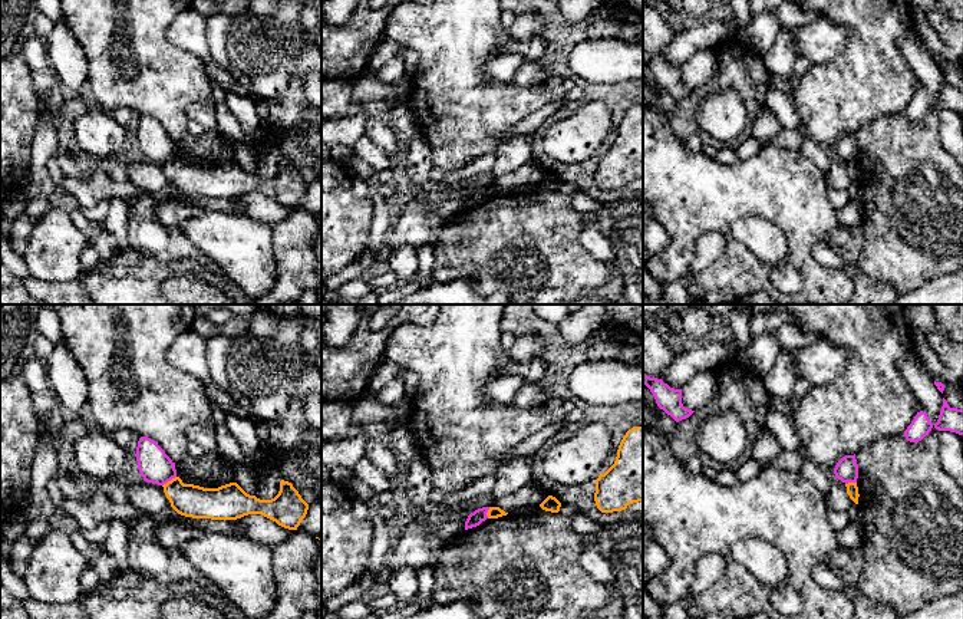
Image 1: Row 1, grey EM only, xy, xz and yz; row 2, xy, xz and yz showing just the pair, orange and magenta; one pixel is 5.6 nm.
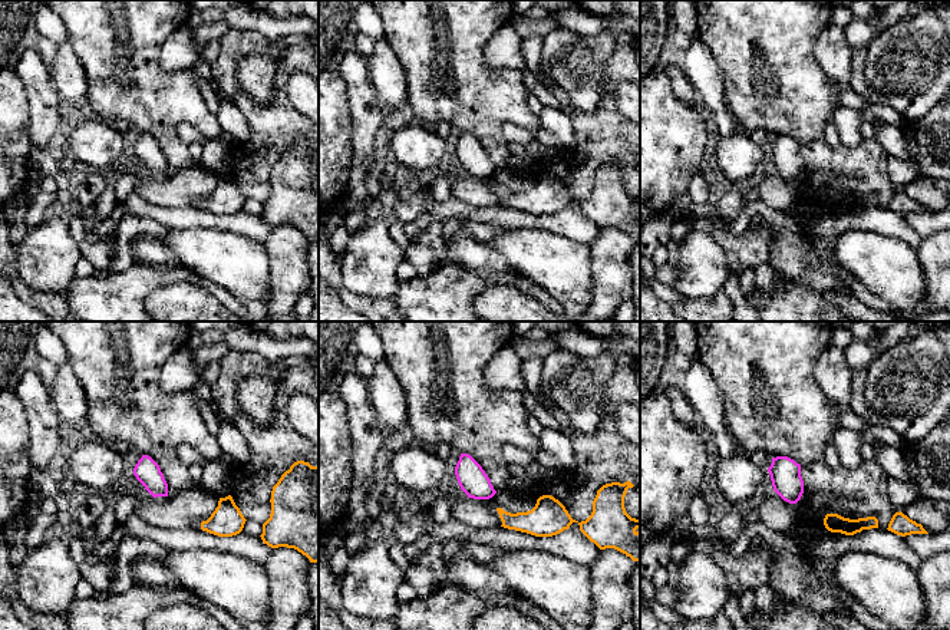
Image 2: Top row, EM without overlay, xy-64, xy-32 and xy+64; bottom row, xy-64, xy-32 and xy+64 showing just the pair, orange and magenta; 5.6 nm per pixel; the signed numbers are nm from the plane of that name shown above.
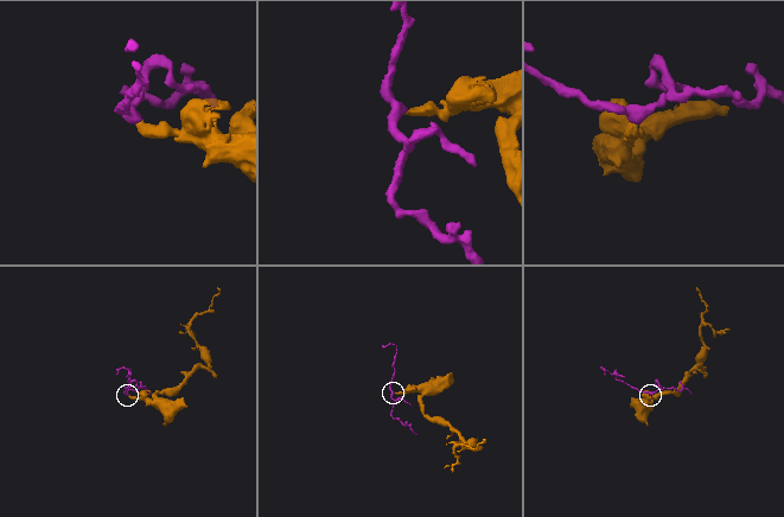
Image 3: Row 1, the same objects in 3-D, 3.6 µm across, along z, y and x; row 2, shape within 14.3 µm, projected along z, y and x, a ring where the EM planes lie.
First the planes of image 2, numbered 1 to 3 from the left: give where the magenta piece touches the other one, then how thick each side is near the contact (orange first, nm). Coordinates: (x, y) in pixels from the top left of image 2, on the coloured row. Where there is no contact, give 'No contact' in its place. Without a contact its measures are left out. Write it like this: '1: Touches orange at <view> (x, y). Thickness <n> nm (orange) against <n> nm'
1: No contact
2: No contact
3: No contact

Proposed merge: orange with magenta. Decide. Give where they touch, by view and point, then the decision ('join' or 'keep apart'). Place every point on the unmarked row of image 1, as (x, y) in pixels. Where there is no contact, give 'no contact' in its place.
xy (168, 160) | keep apart

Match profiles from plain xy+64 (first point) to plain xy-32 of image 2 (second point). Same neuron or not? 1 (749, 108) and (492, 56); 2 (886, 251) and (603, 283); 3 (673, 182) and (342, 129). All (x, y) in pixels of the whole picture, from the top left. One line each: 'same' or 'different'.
1: different
2: different
3: same

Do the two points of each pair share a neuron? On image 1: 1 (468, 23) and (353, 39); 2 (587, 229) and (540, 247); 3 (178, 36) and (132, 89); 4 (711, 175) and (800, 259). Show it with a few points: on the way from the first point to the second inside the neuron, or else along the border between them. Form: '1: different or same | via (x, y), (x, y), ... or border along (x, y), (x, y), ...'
1: different | border along (391, 15), (385, 33)
2: different | border along (580, 217), (580, 243), (600, 260)
3: different | border along (177, 15), (167, 38), (175, 46), (203, 58)
4: same | via (739, 190), (757, 190), (797, 230)

